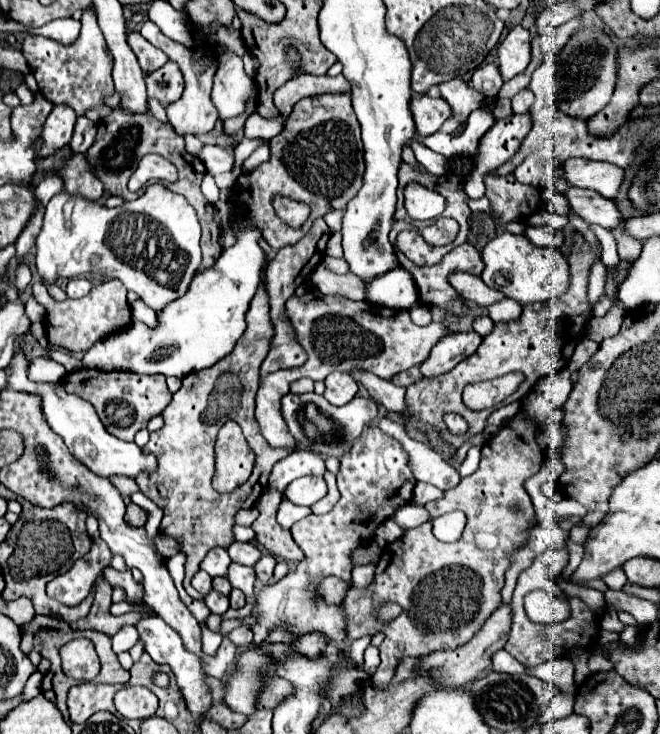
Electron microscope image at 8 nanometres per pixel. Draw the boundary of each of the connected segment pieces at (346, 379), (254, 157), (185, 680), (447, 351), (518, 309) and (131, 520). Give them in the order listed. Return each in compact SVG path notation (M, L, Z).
M334 372L324 380L324 398L332 404L332 406L344 406L348 404L356 392L358 392L358 384L350 374L342 374L342 372Z
M265 143L257 148L257 150L246 159L246 162L242 164L242 172L250 172L250 170L254 170L258 164L268 161L270 157L271 151L269 144Z
M154 616L154 618L144 618L136 624L136 630L140 634L140 638L144 640L144 646L146 646L146 652L150 654L150 658L156 662L156 664L168 664L178 680L178 688L180 688L180 694L186 702L186 708L194 714L194 716L202 716L210 710L212 706L212 690L208 688L206 684L206 674L202 670L202 658L198 654L192 654L184 648L182 644L182 638L176 630L172 630L162 618Z
M472 330L472 332L456 332L456 334L446 334L430 352L430 356L426 358L426 362L422 362L420 366L420 374L424 378L434 378L440 374L450 372L458 362L466 360L468 356L472 356L478 346L480 346L482 338Z
M502 298L500 302L494 302L488 306L488 316L494 322L510 322L522 314L522 306L510 298Z
M128 504L126 506L126 516L124 516L124 520L130 524L130 526L144 526L146 524L146 512L140 508L140 506L136 506L136 504Z

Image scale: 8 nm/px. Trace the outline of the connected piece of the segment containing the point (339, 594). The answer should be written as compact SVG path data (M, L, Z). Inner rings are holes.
M324 578L320 582L320 586L318 586L318 594L326 602L334 602L334 604L338 604L344 598L346 590L348 590L348 586L342 580L338 580L338 578Z

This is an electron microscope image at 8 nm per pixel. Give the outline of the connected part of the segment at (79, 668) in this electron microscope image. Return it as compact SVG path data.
M74 640L62 648L62 670L76 680L90 682L98 676L98 656L86 640Z

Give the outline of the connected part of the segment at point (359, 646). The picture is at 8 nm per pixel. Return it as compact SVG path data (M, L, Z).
M364 636L364 638L352 642L352 646L350 646L350 660L352 660L354 668L362 668L362 664L364 664L362 656L364 656L364 650L366 650L368 644L370 644L370 636Z

